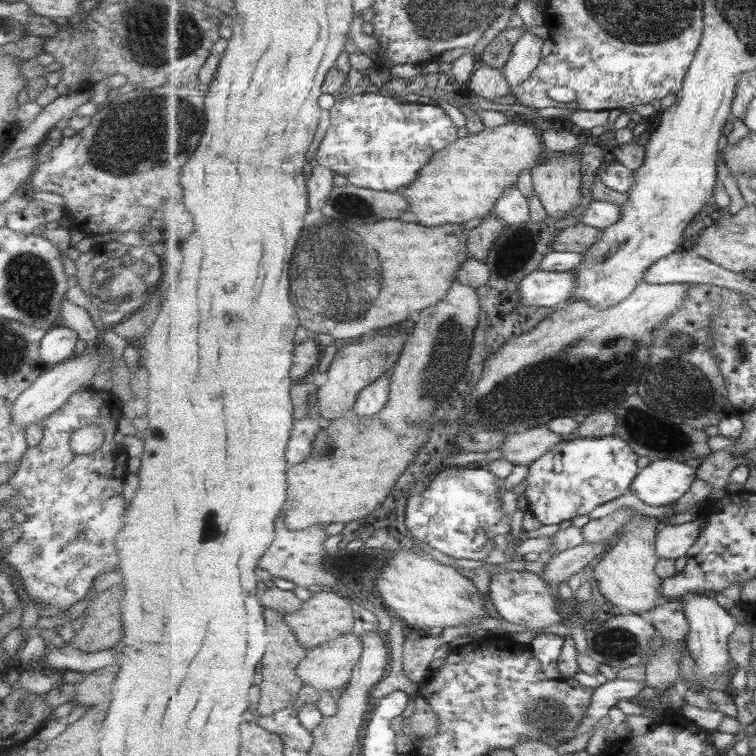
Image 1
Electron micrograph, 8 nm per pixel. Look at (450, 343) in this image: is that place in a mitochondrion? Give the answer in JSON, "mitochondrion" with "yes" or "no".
{"mitochondrion":"yes"}

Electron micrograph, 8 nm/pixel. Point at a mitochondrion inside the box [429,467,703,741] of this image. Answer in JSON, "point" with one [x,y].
{"point":[619,645]}

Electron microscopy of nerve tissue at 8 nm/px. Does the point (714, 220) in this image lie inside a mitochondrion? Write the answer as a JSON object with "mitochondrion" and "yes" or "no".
{"mitochondrion":"no"}

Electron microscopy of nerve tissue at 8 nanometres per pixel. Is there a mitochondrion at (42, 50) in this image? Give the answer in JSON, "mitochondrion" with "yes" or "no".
{"mitochondrion":"no"}

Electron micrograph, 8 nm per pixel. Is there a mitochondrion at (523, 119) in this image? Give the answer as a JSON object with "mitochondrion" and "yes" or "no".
{"mitochondrion":"no"}

